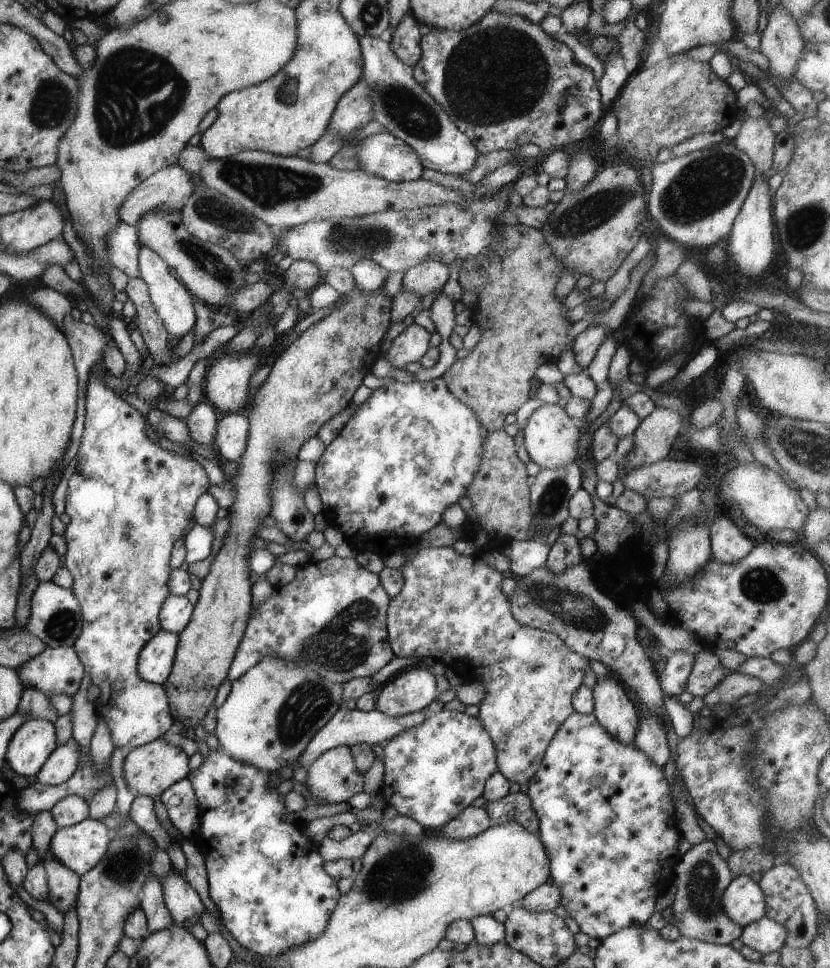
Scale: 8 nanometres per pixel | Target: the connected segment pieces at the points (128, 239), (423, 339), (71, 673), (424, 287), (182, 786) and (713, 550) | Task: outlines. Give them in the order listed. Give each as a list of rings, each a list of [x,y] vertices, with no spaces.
[[[123,221],[106,236],[106,247],[110,266],[115,266],[129,279],[139,277],[138,271],[138,234],[134,226]]]
[[[415,323],[405,327],[383,351],[386,361],[396,369],[403,369],[409,362],[417,362],[429,348],[430,333]]]
[[[45,647],[38,655],[26,660],[16,669],[23,687],[33,687],[48,697],[54,694],[72,697],[79,688],[83,671],[83,665],[73,647]]]
[[[438,257],[425,258],[403,273],[401,288],[413,292],[421,300],[431,293],[439,292],[447,282],[447,278],[449,278],[449,267],[445,263],[440,261]]]
[[[185,776],[168,786],[159,796],[172,826],[189,839],[199,830],[200,808],[191,782]]]
[[[717,514],[708,526],[710,530],[710,556],[720,563],[734,563],[742,559],[754,544],[733,523],[731,518]]]

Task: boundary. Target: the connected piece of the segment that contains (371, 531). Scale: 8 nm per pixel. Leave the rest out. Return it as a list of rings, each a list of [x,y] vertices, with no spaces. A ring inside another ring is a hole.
[[[441,377],[429,381],[406,383],[395,381],[389,386],[375,389],[349,416],[349,420],[343,425],[339,434],[329,444],[323,446],[324,449],[314,464],[314,484],[317,484],[318,495],[321,496],[321,514],[327,520],[328,525],[337,526],[341,530],[342,538],[349,541],[351,545],[353,545],[353,510],[355,510],[355,536],[357,536],[357,540],[361,540],[361,538],[377,540],[381,534],[389,534],[389,536],[397,538],[397,542],[411,540],[412,543],[415,543],[424,532],[441,522],[441,514],[449,504],[455,504],[459,498],[466,496],[466,488],[473,480],[474,474],[480,465],[486,432],[486,428],[476,419],[476,414],[449,392]]]

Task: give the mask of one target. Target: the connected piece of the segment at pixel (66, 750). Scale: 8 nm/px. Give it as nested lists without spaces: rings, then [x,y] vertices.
[[[73,737],[56,746],[37,772],[37,783],[55,787],[65,782],[77,768],[80,746]]]

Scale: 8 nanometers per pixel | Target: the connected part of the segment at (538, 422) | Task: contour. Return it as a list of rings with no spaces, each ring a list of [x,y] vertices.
[[[544,403],[529,416],[525,427],[519,433],[531,461],[541,469],[558,469],[577,459],[578,424],[557,404]]]

